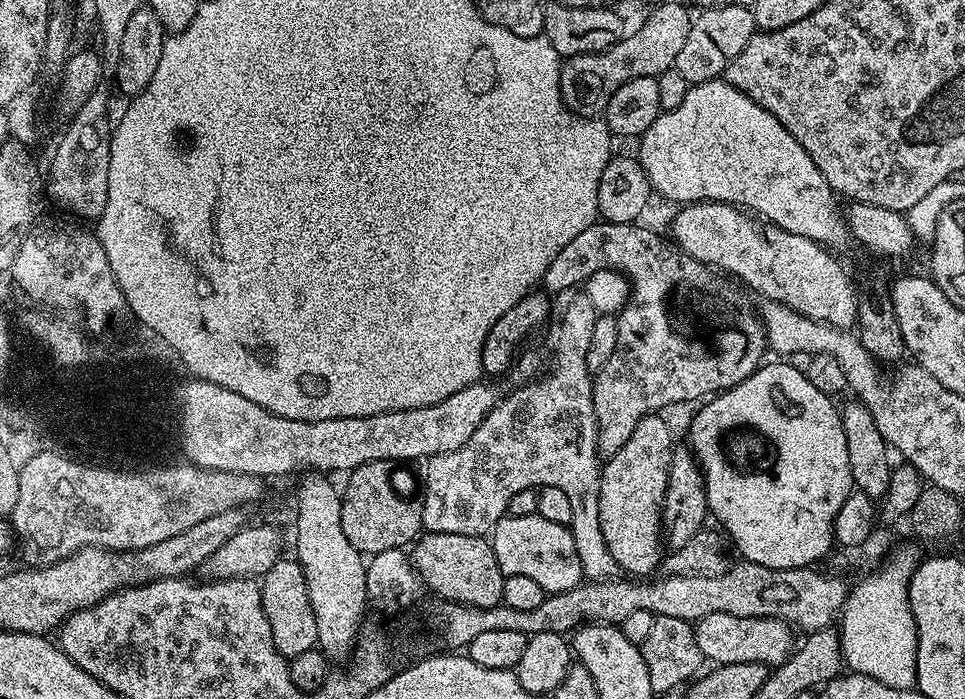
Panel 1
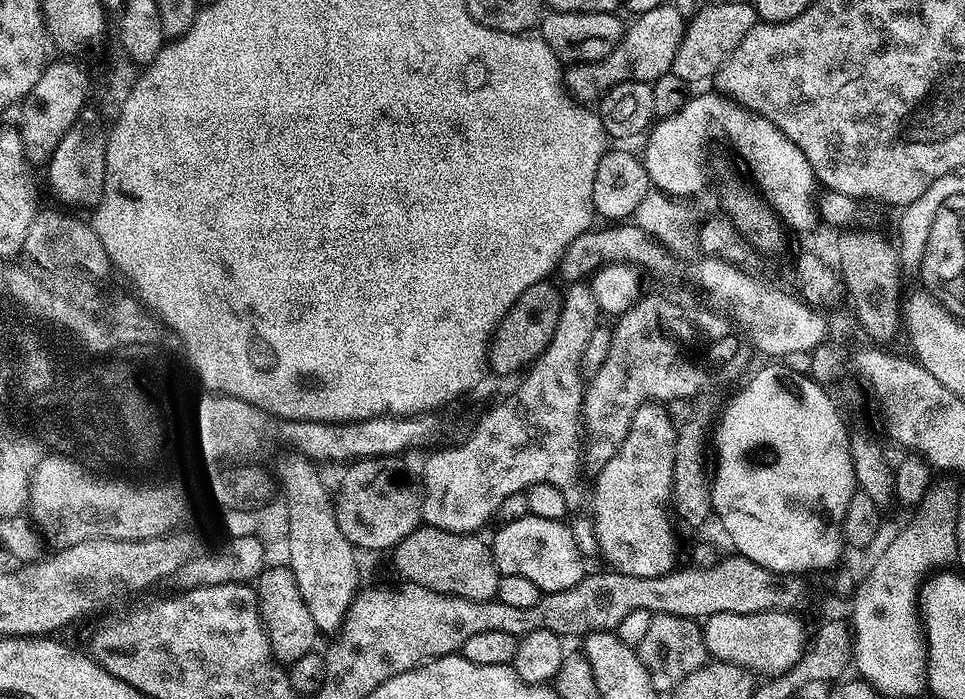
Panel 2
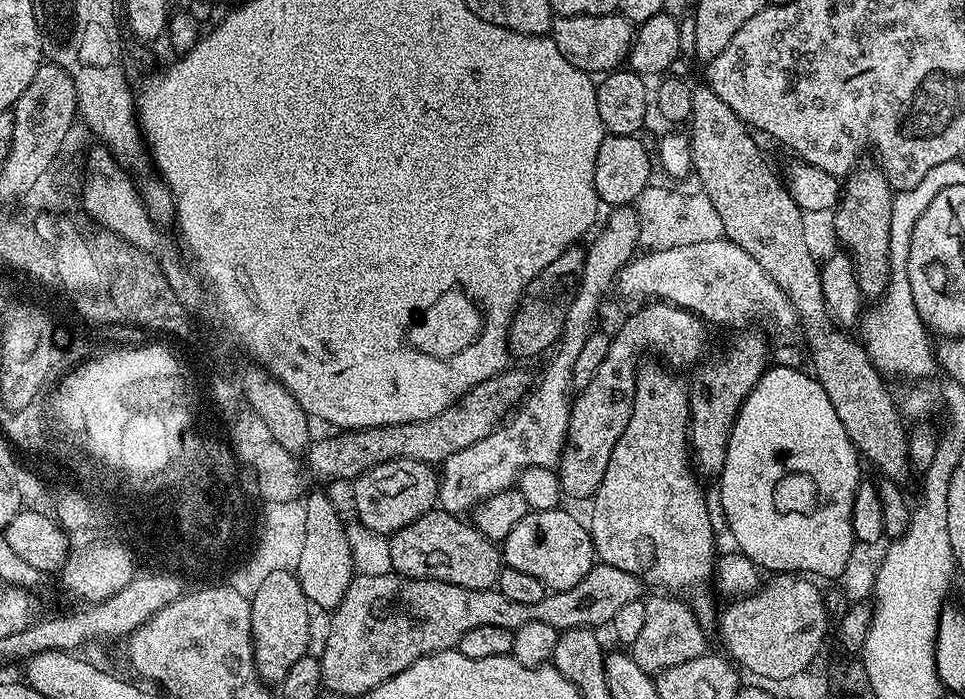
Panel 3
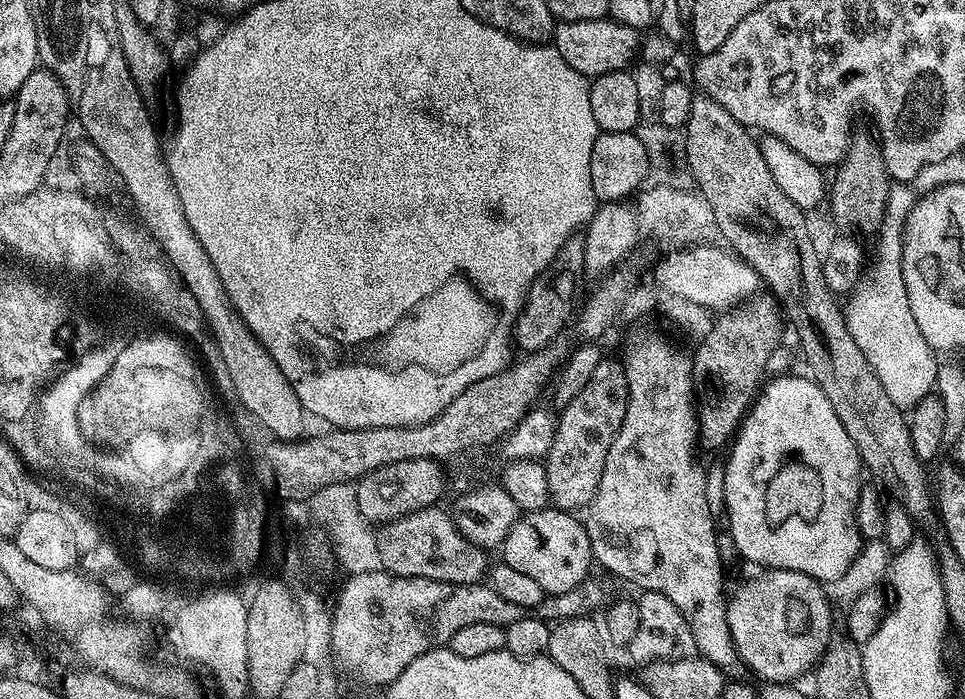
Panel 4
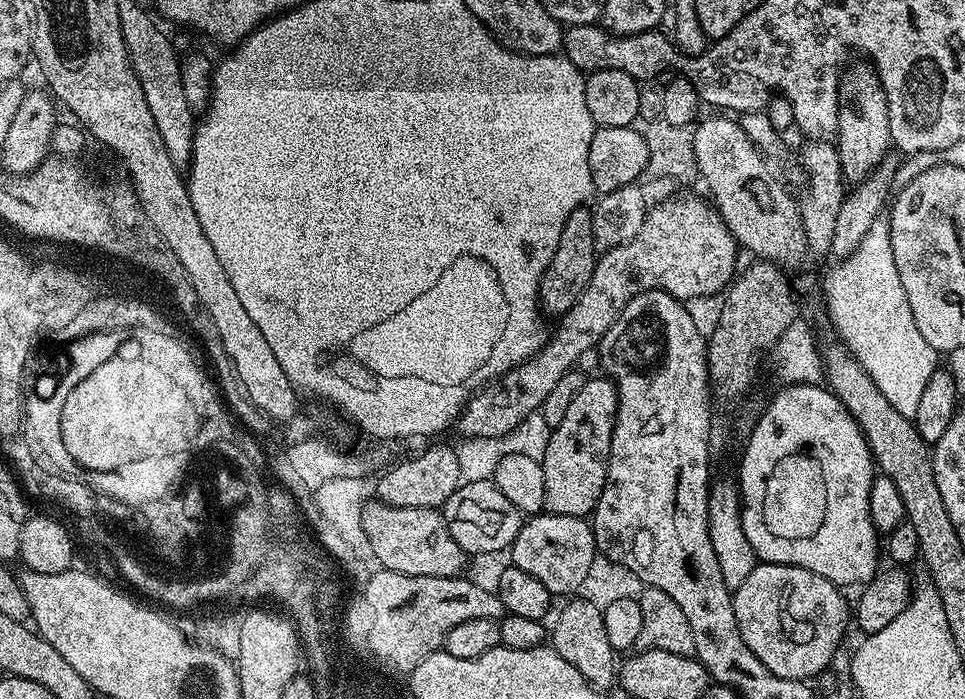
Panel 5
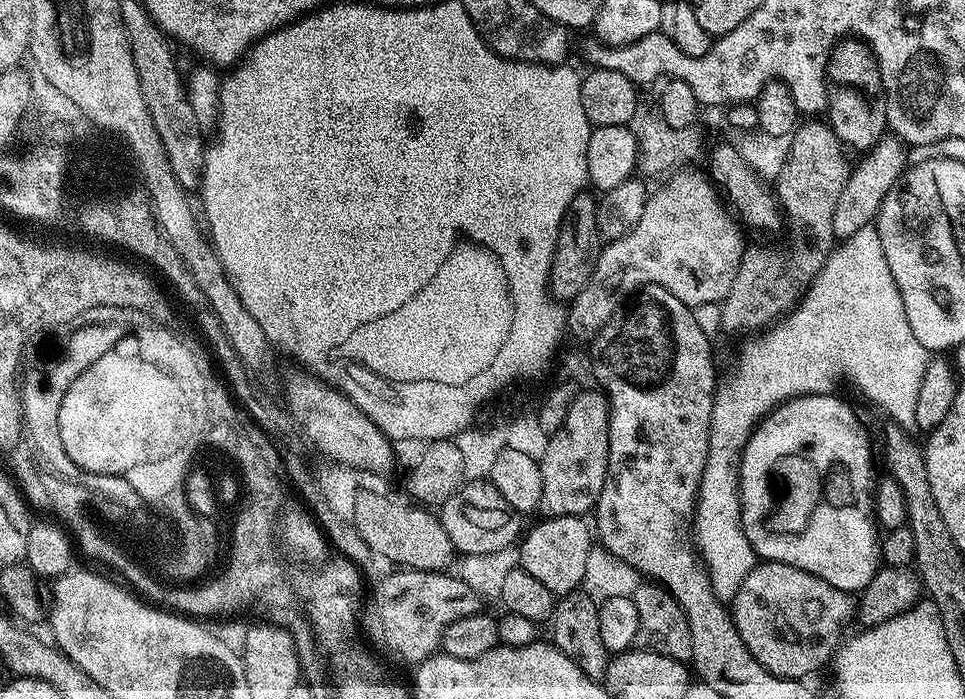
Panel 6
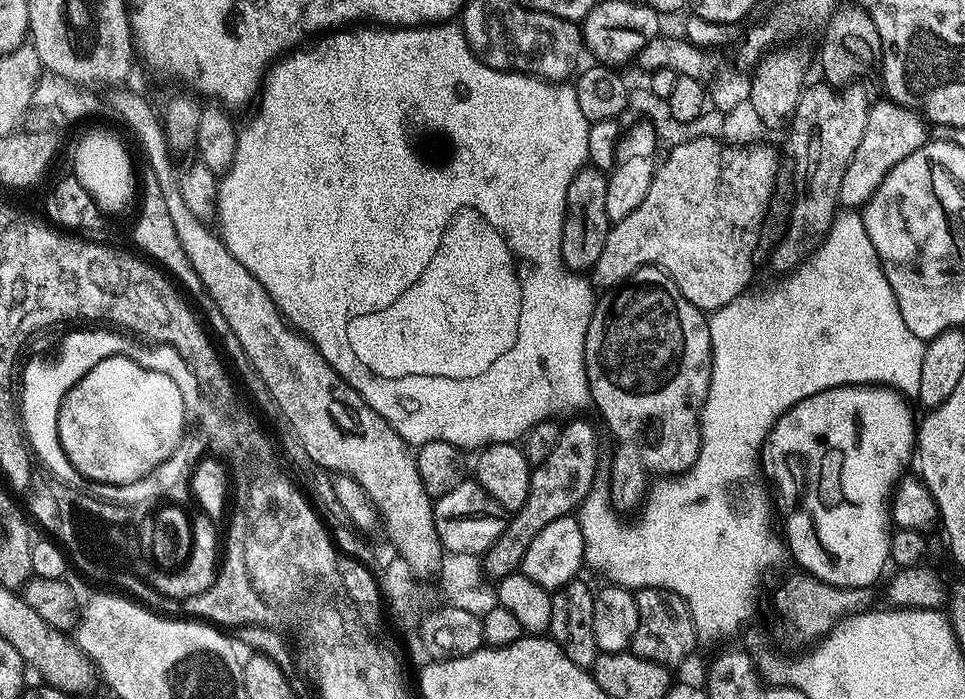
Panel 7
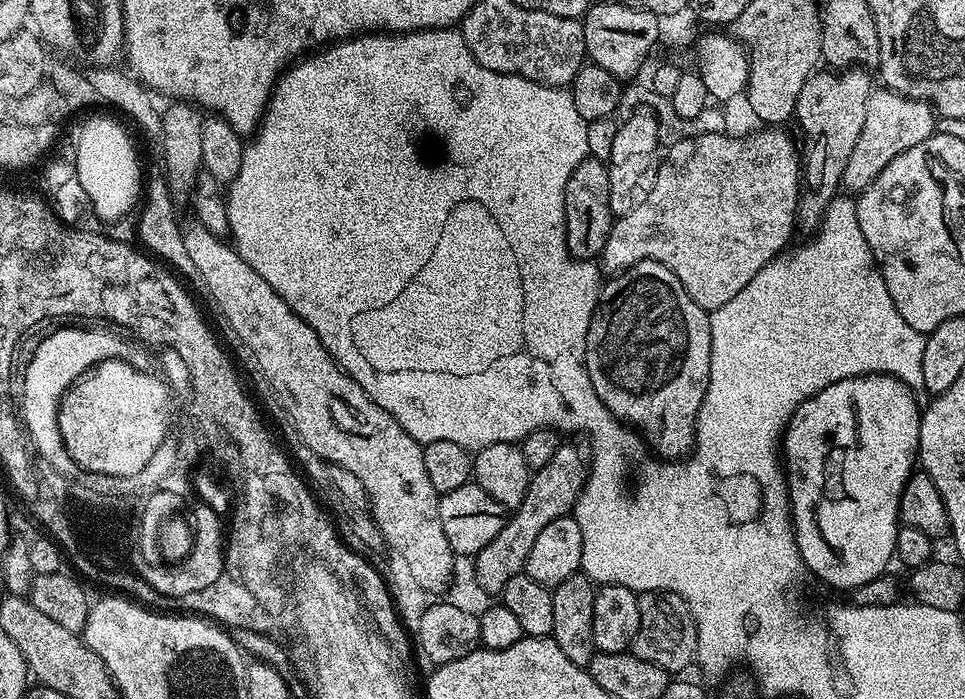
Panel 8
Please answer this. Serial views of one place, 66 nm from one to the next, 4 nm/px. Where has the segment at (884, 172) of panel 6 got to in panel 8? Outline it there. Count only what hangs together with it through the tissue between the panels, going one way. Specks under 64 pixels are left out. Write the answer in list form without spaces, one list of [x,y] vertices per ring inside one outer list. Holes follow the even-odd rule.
[[[877,87],[866,102],[866,120],[846,163],[843,187],[848,187],[847,191],[852,194],[863,192],[894,158],[898,158],[898,154],[910,150],[910,146],[918,146],[918,142],[926,142],[926,138],[934,135],[937,119],[932,105],[925,100],[915,100],[890,88]]]

